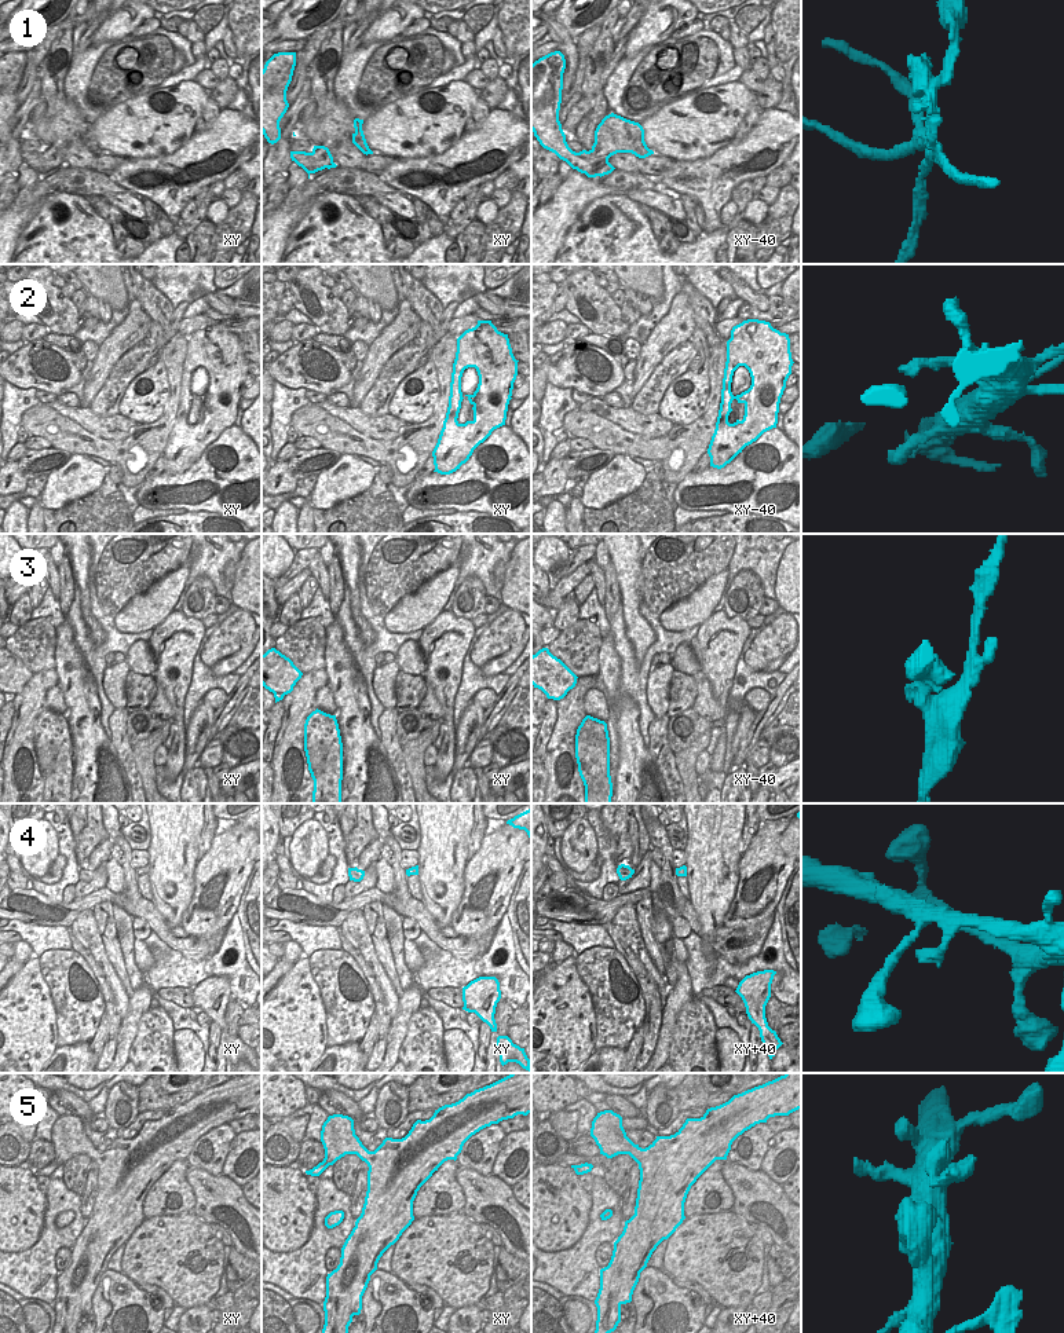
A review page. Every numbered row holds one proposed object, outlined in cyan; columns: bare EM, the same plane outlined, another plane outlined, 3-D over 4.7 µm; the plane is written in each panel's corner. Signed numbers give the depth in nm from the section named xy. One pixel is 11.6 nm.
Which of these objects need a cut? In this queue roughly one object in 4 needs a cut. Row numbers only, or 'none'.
1, 3.

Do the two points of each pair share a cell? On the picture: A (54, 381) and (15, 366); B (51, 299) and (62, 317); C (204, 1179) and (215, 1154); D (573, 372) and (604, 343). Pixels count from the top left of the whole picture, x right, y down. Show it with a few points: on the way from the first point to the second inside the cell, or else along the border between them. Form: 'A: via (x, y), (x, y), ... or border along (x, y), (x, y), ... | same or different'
A: via (44, 377), (30, 367), (25, 367) | same
B: via (51, 303), (58, 312) | same
C: border along (189, 1165), (203, 1168), (214, 1175), (222, 1174) | different
D: border along (577, 339), (603, 348), (622, 367) | different

